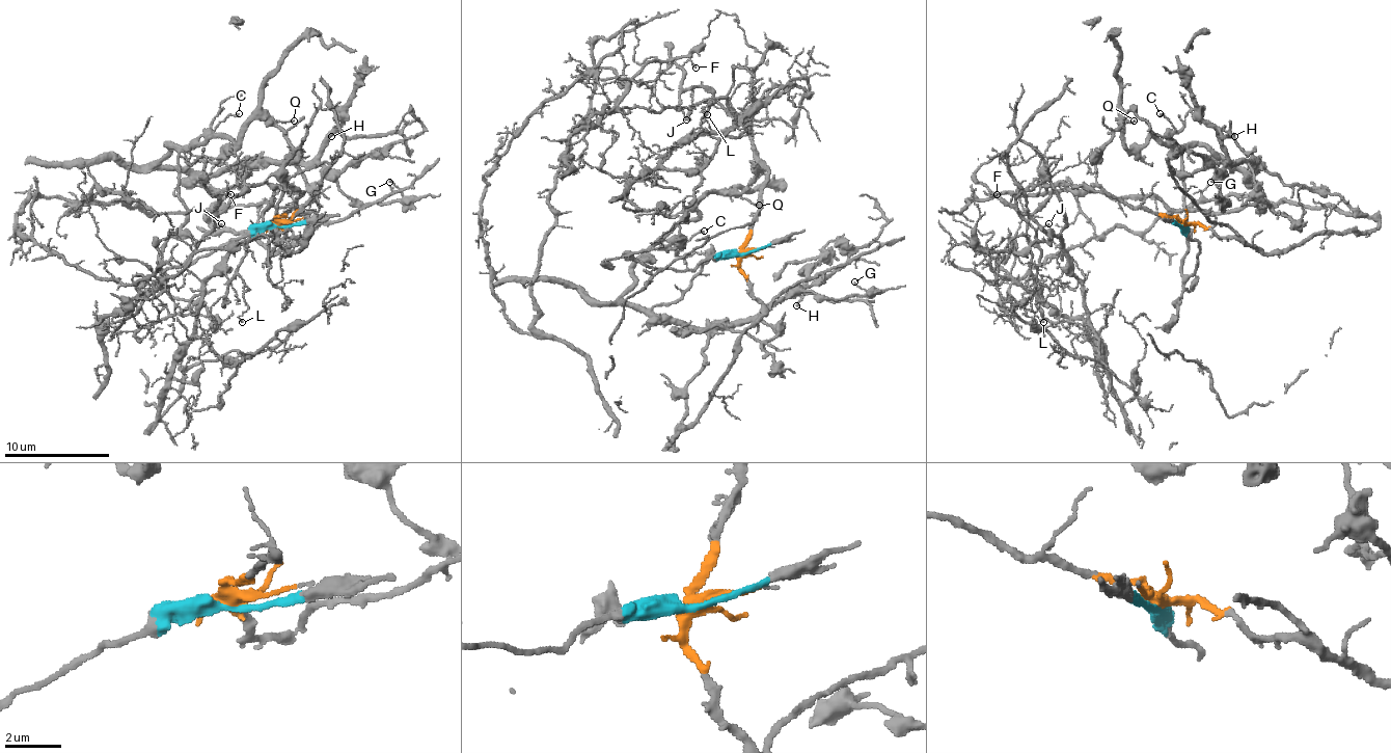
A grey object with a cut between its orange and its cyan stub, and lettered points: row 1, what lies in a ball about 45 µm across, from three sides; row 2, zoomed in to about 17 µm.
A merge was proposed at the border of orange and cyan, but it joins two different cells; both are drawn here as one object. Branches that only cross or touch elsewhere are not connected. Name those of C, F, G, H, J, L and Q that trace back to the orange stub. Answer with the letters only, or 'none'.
F, J, L

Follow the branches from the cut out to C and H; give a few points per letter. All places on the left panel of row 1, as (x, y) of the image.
C: (278, 225), (249, 229), (173, 275), (160, 267), (163, 244), (187, 215), (179, 196), (179, 155), (239, 113)
H: (278, 225), (168, 275), (163, 244), (187, 205), (179, 152), (158, 160), (218, 173), (312, 158), (330, 136)

